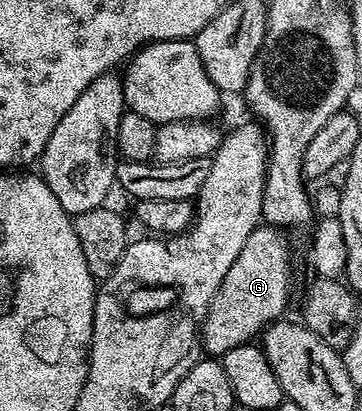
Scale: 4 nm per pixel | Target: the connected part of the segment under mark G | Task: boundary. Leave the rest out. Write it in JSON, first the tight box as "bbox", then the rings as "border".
{"bbox":[201,224,293,358],"border":[[[261,224],[255,228],[253,234],[245,240],[236,261],[229,268],[229,273],[222,280],[222,286],[211,299],[207,307],[206,317],[201,325],[201,342],[206,353],[215,358],[221,358],[229,350],[239,345],[250,343],[258,337],[264,328],[280,319],[291,294],[291,280],[293,278],[293,260],[288,236],[282,229],[268,224]]]}

